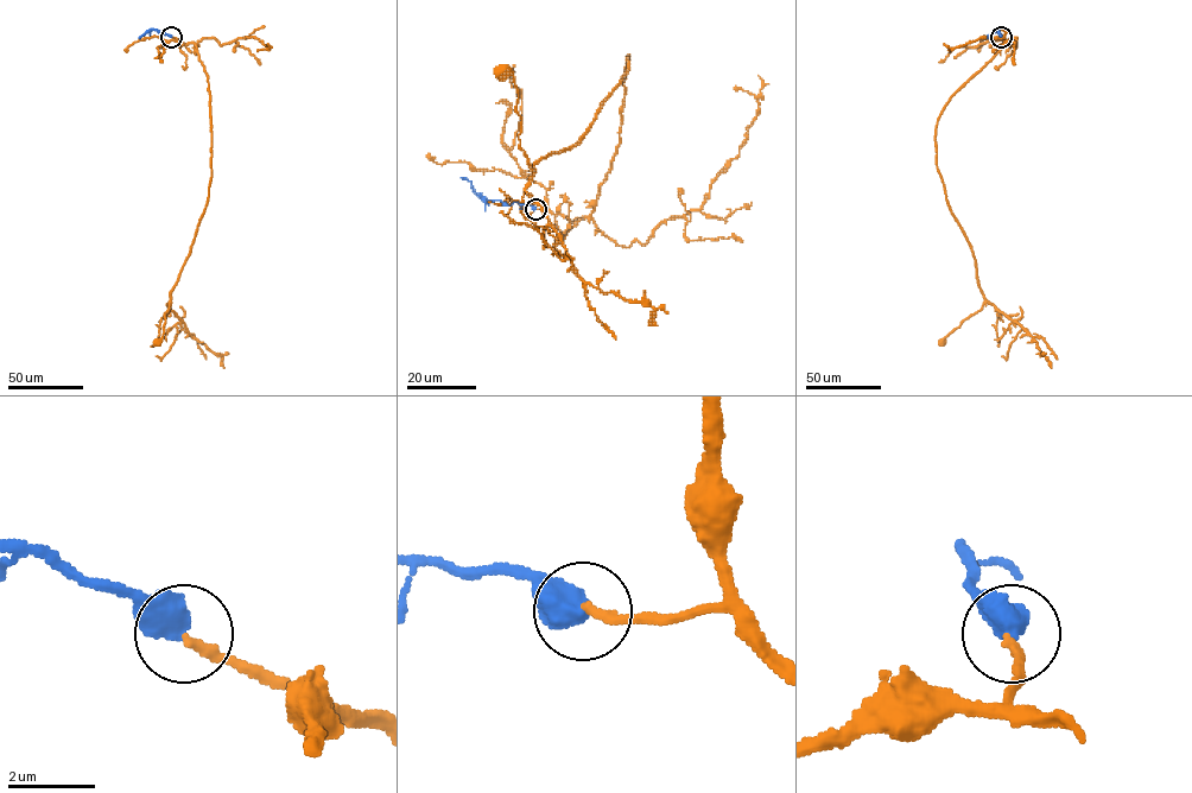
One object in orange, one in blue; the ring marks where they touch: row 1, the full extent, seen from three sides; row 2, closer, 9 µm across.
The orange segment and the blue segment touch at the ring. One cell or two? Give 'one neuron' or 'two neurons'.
two neurons

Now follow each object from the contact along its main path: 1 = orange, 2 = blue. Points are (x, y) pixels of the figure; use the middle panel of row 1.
1: (536, 208), (571, 221), (590, 214), (620, 143), (628, 56), (577, 143), (532, 171), (515, 80), (502, 71)
2: (536, 208), (488, 201), (479, 196), (471, 183), (462, 177)

